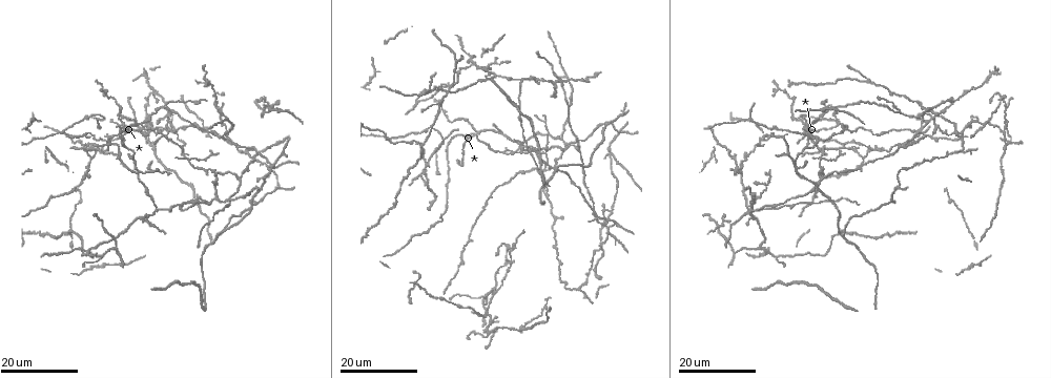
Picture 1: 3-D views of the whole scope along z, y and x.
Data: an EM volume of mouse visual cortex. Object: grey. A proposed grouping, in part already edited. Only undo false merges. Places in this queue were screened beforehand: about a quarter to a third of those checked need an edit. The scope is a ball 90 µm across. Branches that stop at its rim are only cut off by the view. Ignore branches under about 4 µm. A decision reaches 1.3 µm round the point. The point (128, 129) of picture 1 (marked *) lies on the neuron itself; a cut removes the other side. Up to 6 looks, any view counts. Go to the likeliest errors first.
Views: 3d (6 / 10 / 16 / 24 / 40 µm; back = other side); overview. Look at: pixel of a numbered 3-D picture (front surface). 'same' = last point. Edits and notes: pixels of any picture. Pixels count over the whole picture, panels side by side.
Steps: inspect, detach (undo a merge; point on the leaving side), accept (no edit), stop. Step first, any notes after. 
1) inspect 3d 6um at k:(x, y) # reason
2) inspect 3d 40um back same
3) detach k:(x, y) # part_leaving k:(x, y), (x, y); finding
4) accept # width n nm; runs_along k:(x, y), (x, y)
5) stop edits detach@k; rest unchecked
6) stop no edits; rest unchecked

inspect 3d 24um at 1:(811, 135) # side arm on a straight run

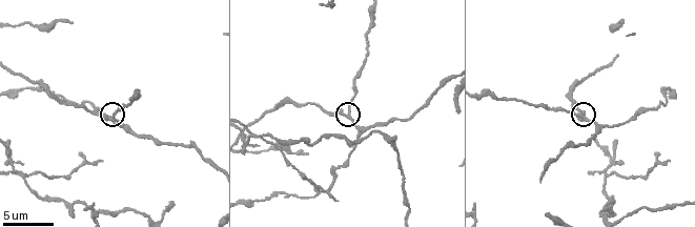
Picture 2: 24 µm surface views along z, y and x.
inspect 3d 6um at 2:(113, 118)

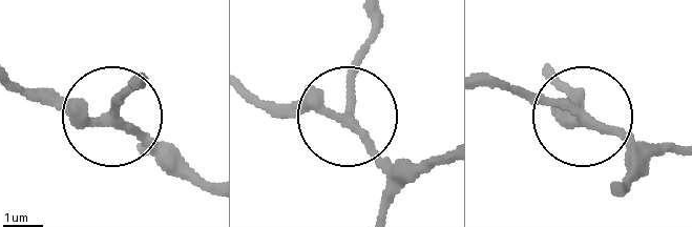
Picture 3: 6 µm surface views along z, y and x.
accept # width 200 nm; runs_along 3:(254, 96), (341, 116), (375, 18); continuous, no second neuron

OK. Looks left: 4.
inspect 3d 16um at 1:(164, 106) # a fork

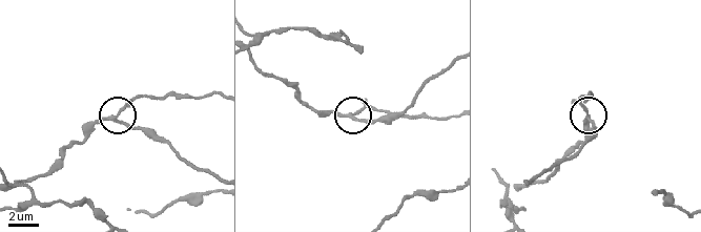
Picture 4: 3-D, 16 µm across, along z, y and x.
inspect 3d 6um at 4:(116, 117)

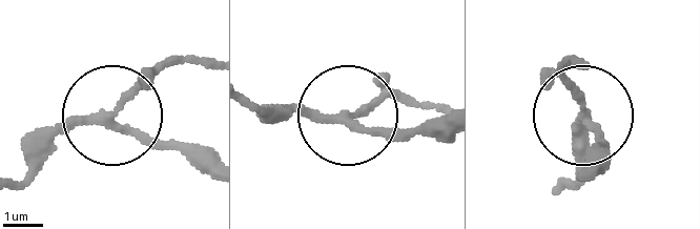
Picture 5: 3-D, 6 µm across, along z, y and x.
inspect 3d 6um back at 5:(111, 121) # from behind

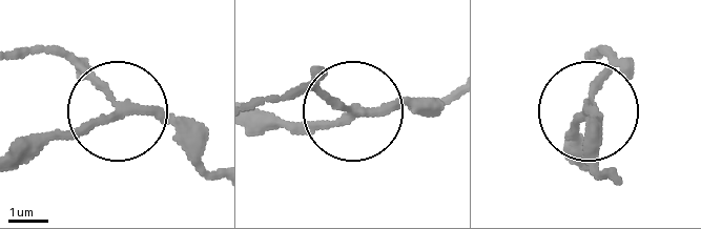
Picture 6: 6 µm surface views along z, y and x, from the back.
accept # arms 3; one neuron here

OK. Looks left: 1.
stop no edits; rest unchecked

